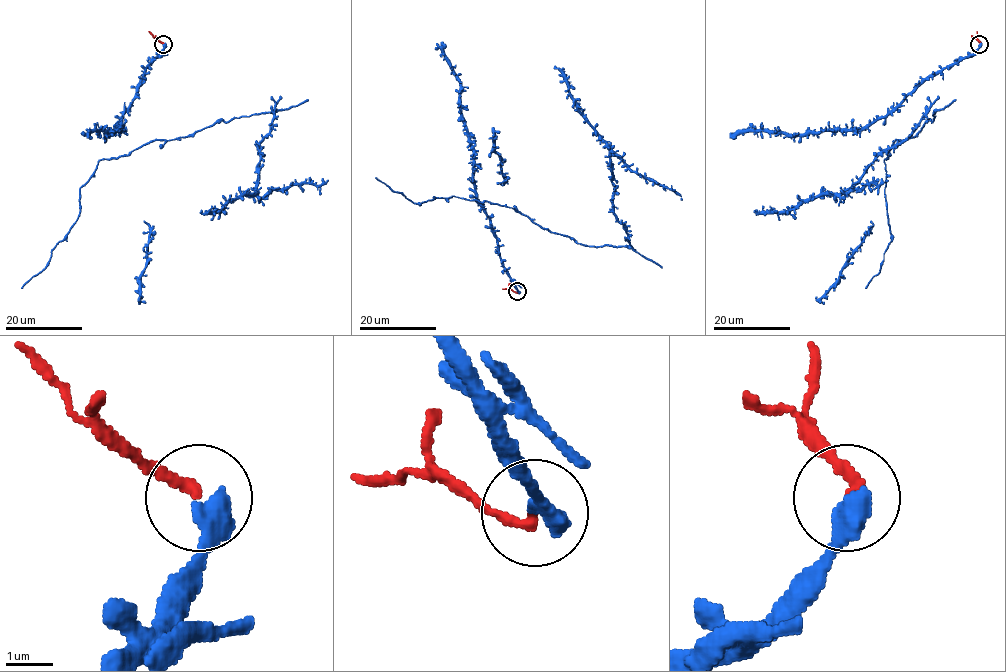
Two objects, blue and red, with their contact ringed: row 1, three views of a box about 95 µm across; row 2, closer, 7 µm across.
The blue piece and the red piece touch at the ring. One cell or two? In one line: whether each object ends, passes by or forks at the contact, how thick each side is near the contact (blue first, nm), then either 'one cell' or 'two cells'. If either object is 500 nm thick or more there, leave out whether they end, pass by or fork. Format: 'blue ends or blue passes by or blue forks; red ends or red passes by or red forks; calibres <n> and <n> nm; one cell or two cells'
calibres 500 and 220 nm; two cells

